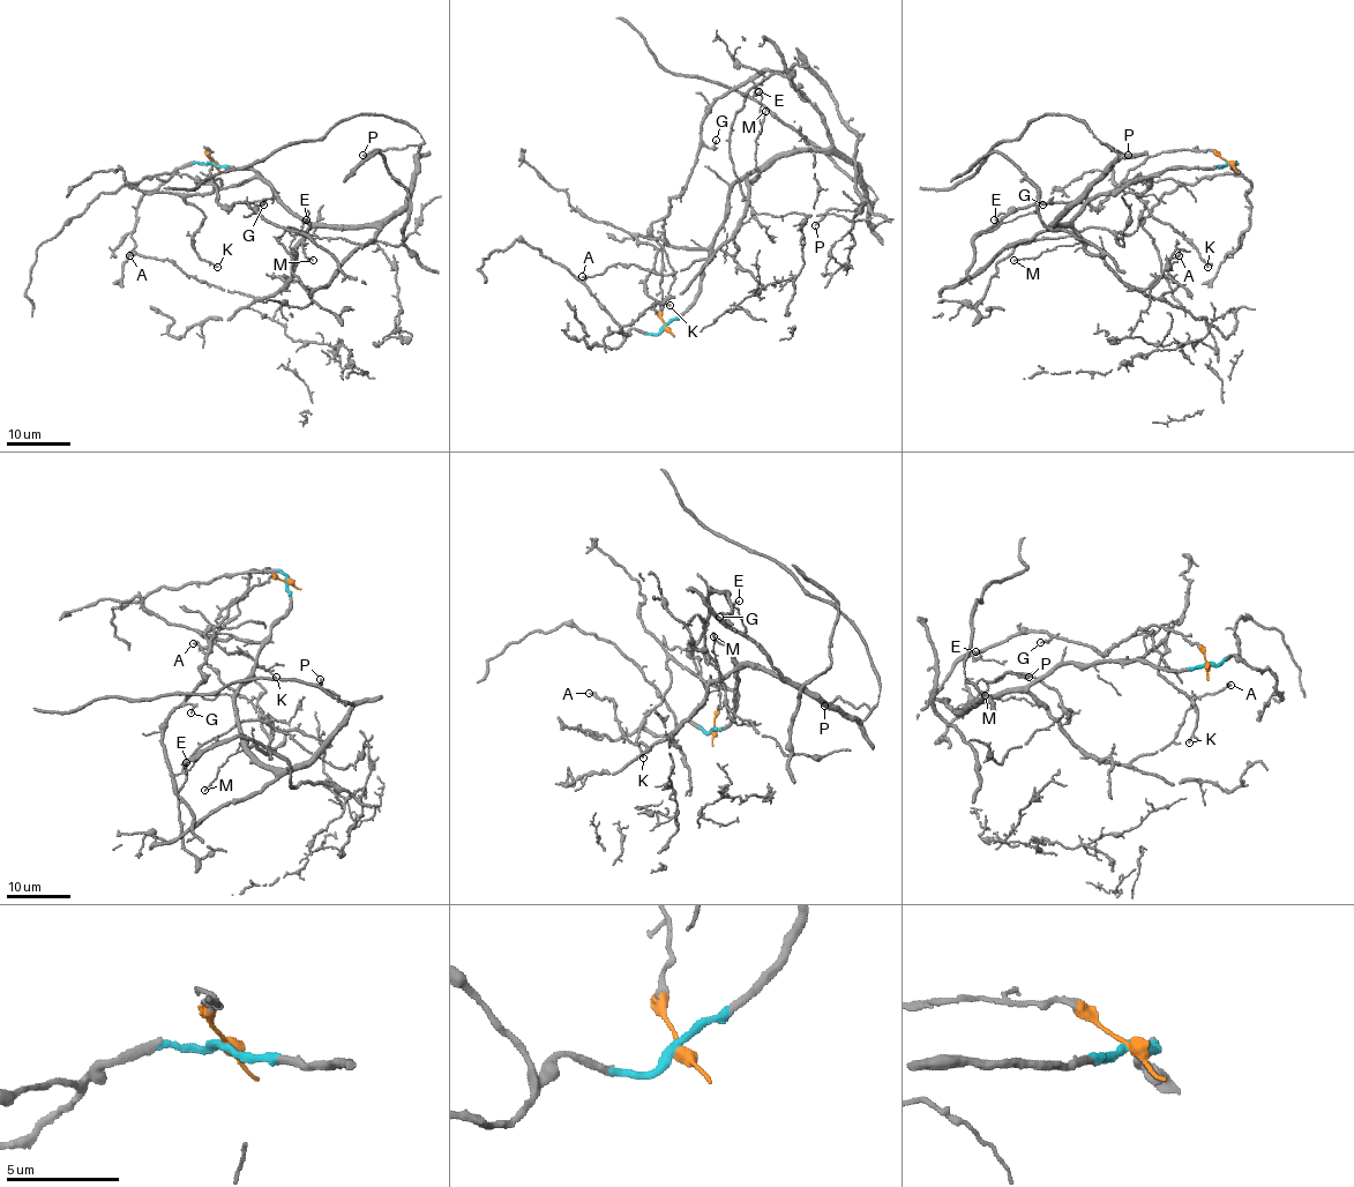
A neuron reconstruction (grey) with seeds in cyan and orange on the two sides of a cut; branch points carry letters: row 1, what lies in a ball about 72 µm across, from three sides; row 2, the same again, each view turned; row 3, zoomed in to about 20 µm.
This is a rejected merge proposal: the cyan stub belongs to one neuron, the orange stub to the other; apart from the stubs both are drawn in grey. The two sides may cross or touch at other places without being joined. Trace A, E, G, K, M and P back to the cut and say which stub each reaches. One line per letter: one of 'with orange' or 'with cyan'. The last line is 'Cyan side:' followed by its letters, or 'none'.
A: with cyan
E: with orange
G: with orange
K: with cyan
M: with cyan
P: with cyan
Cyan side: A, K, M, P

